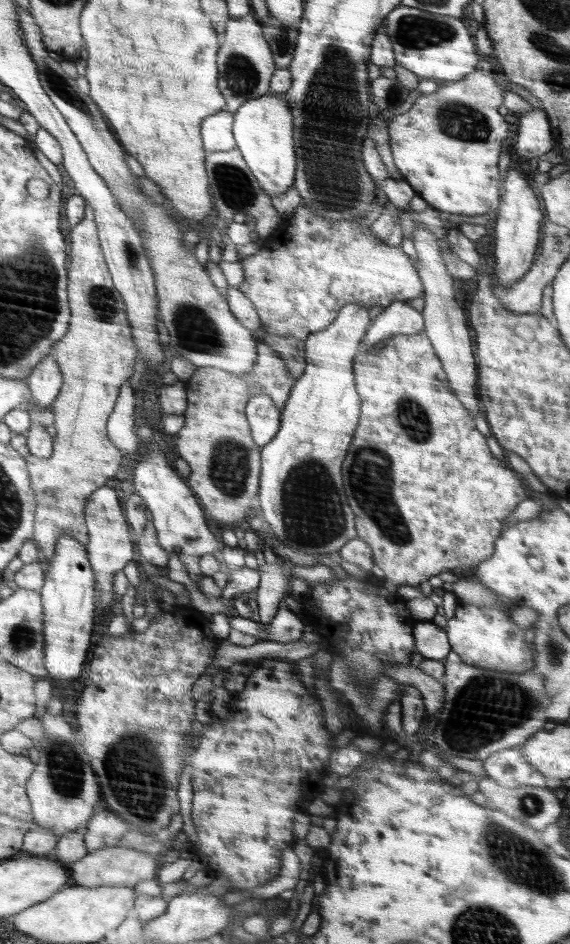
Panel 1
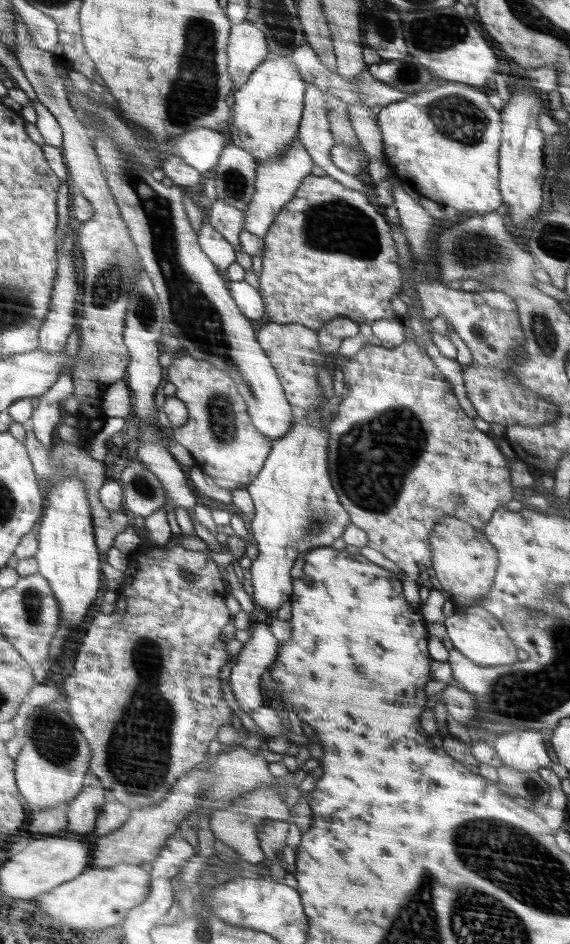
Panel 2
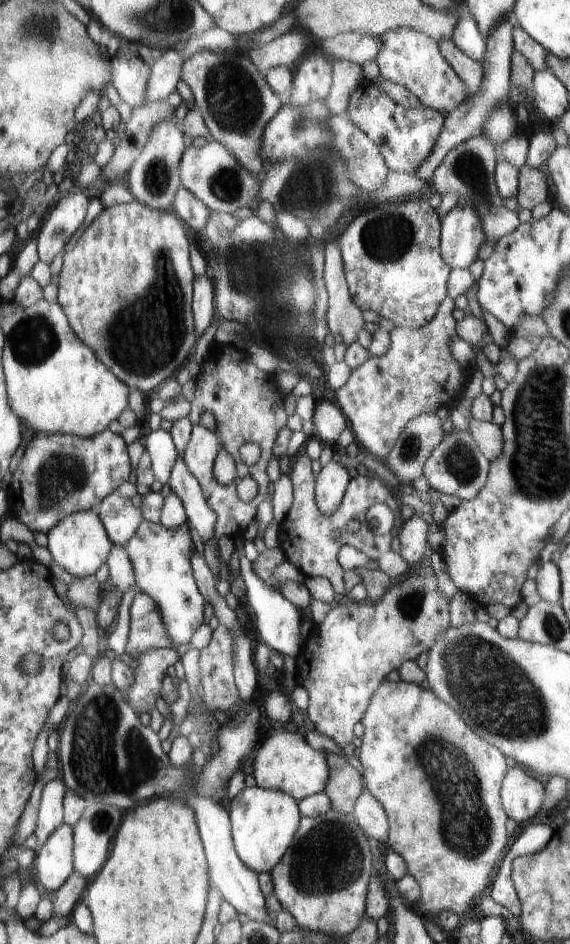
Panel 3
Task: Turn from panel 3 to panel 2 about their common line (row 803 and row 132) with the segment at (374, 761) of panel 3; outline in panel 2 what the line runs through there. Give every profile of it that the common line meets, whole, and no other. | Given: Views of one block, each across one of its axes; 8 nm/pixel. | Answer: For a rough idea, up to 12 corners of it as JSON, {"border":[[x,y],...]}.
{"border":[[442,84],[383,106],[413,195],[496,211],[500,110]]}

